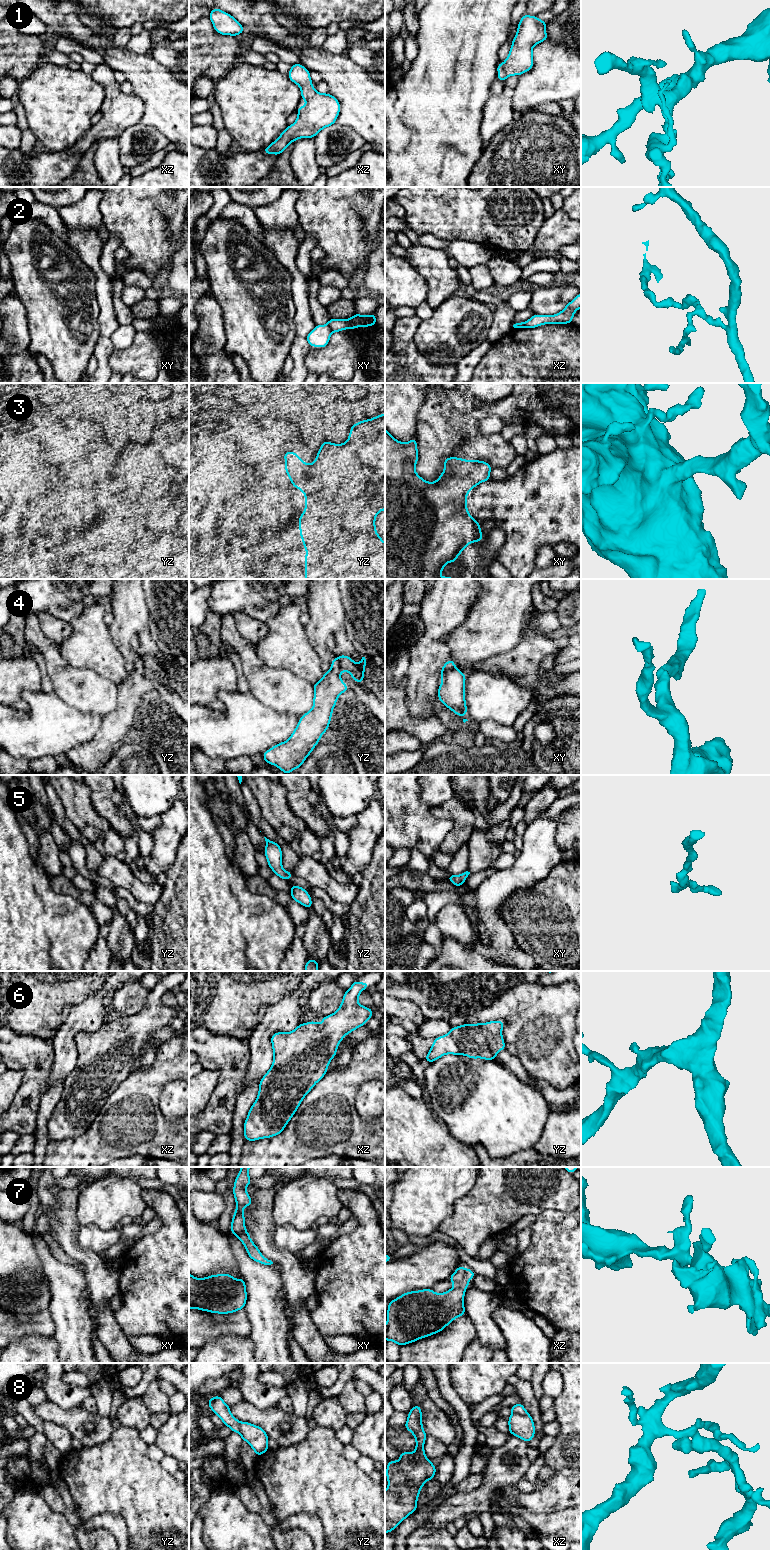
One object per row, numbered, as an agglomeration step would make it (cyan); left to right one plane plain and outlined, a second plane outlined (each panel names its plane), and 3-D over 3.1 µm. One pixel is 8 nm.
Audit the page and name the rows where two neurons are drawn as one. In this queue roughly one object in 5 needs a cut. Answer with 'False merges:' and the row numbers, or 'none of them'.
False merges: 2

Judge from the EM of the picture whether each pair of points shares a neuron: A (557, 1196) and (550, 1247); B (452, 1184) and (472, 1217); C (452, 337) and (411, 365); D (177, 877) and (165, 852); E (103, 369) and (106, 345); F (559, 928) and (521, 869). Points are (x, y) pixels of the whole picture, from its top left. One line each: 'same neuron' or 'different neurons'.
A: different neurons
B: different neurons
C: different neurons
D: different neurons
E: same neuron
F: different neurons

